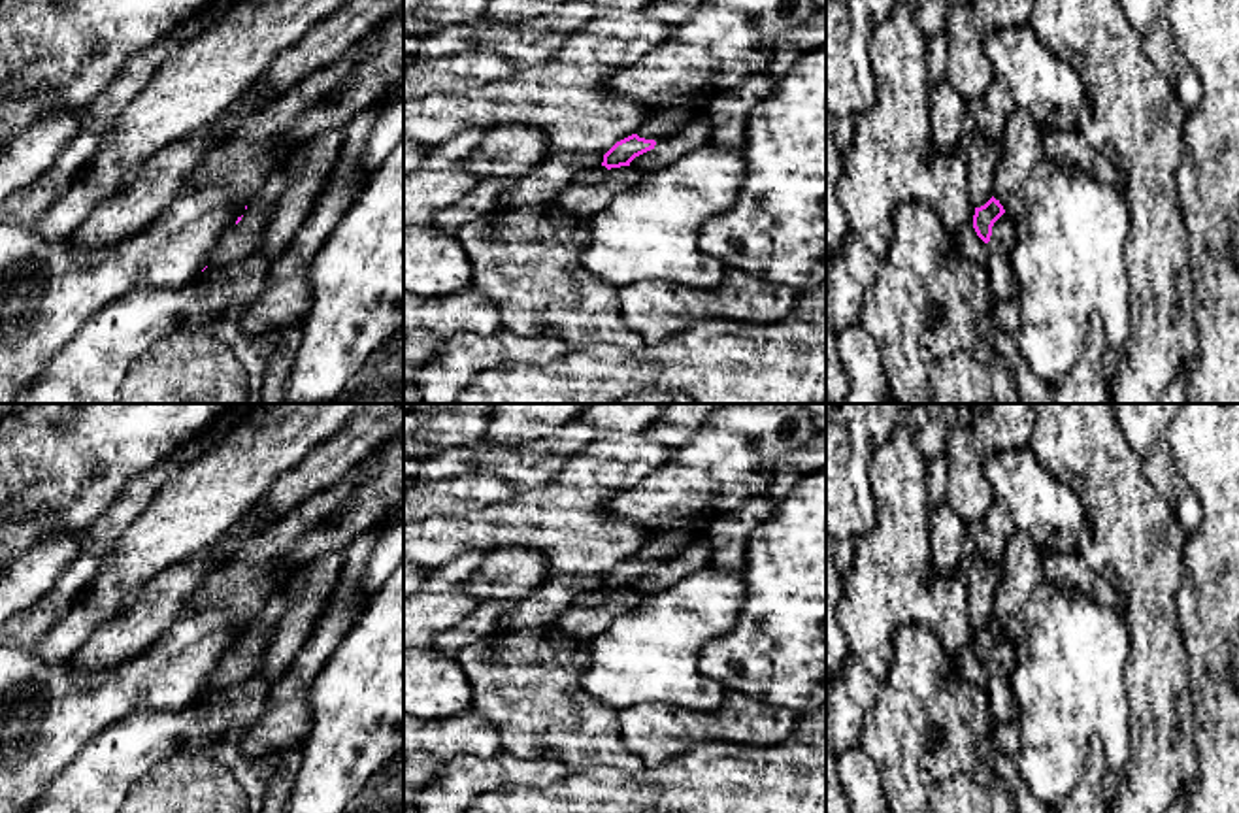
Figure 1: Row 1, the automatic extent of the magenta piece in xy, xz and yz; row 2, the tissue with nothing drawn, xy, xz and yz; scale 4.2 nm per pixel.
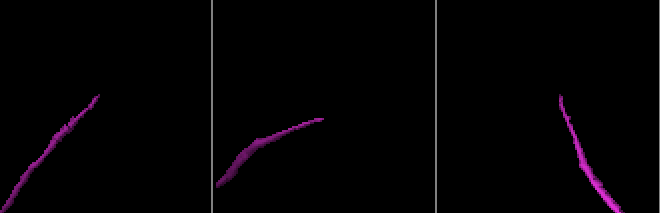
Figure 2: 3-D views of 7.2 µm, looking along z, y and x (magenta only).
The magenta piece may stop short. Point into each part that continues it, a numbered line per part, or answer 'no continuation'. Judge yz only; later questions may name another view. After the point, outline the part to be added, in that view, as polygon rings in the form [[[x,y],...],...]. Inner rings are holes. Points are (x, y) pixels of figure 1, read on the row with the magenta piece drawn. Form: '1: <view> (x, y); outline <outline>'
1: yz (966, 240); outline [[[973,224],[964,226],[954,238],[958,251],[975,264],[983,264],[988,255],[986,243],[977,236]]]

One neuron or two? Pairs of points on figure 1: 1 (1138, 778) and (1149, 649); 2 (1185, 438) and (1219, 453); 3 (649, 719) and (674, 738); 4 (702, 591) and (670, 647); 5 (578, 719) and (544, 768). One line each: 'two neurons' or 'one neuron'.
1: one neuron
2: one neuron
3: one neuron
4: one neuron
5: two neurons

